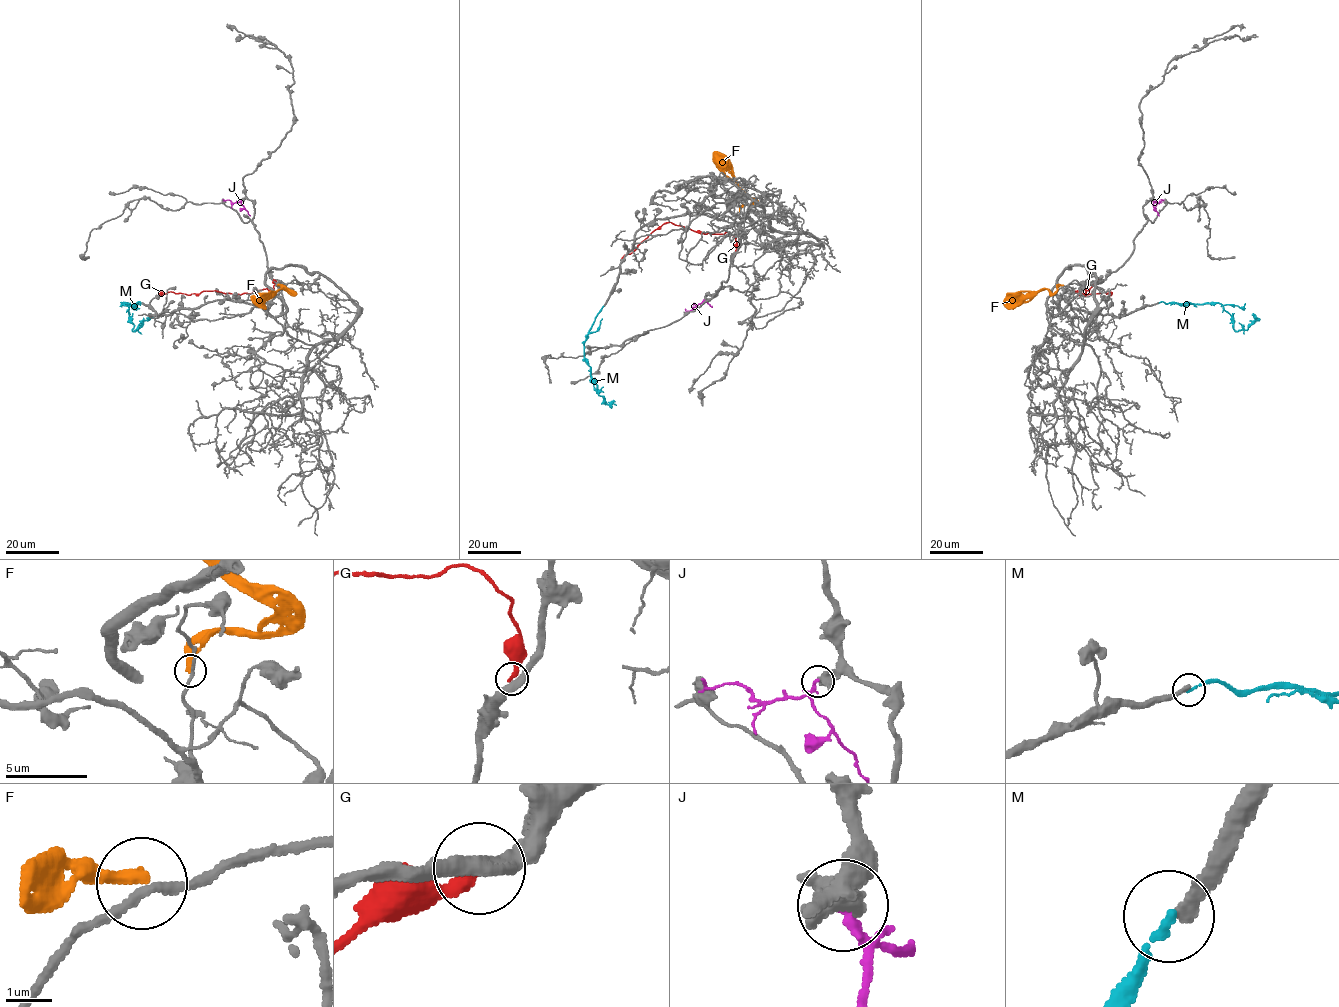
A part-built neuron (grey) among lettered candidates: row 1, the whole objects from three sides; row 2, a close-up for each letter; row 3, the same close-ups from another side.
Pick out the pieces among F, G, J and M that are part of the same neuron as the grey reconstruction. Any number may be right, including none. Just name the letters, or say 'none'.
none

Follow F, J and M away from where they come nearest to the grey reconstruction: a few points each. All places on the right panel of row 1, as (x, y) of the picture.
F: (1063, 285), (1057, 286), (1053, 293), (1040, 289), (1008, 297), (1003, 302)
J: (1152, 200), (1159, 203), (1165, 201)
M: (1158, 303), (1219, 303), (1231, 316), (1235, 331), (1247, 329), (1257, 318)

